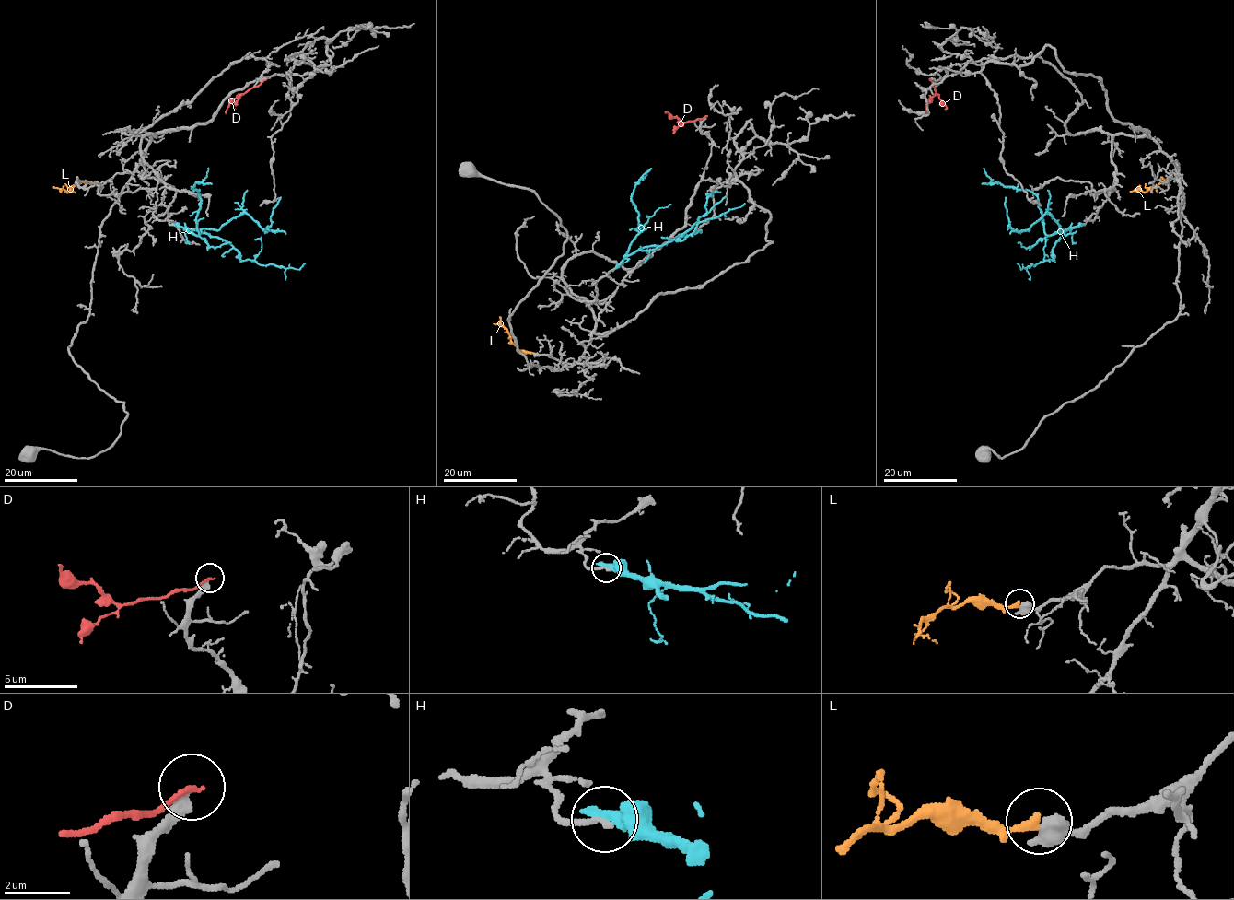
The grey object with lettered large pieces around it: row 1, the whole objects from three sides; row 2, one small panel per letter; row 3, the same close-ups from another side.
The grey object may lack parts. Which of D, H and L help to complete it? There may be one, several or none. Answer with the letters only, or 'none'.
L

